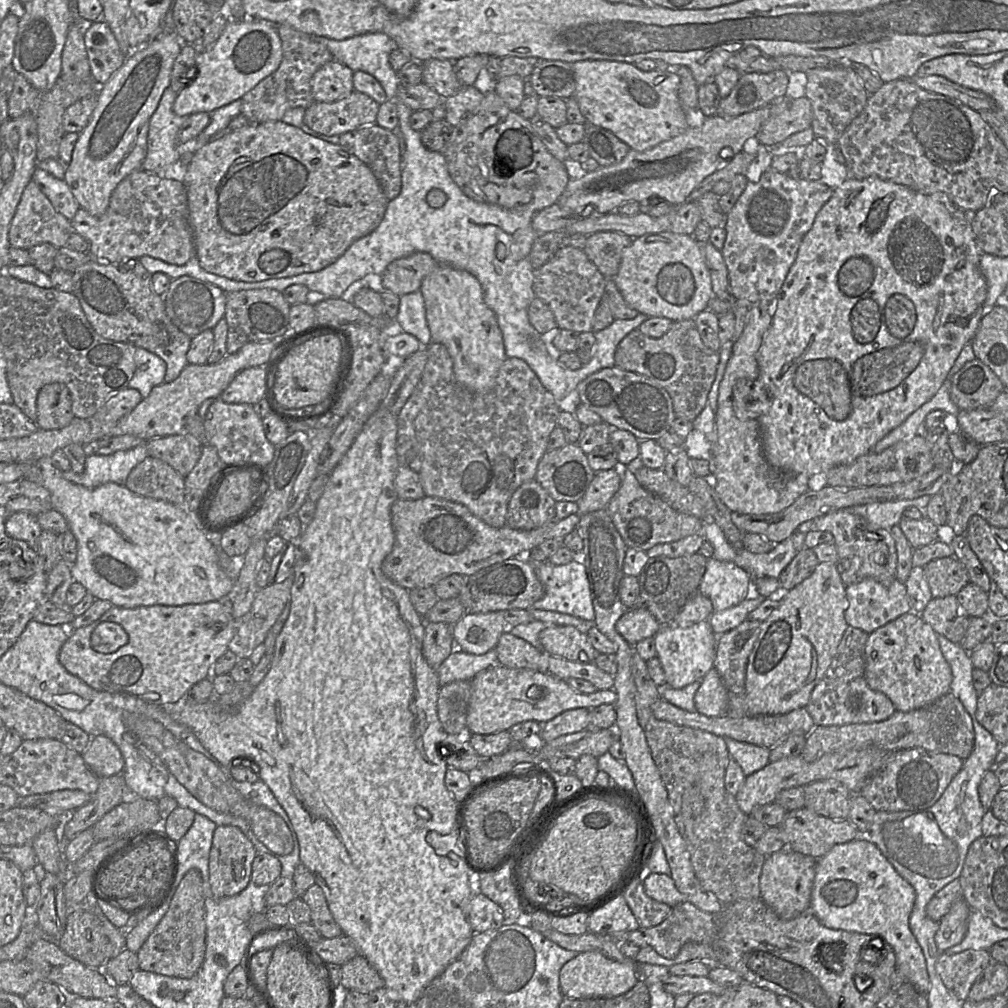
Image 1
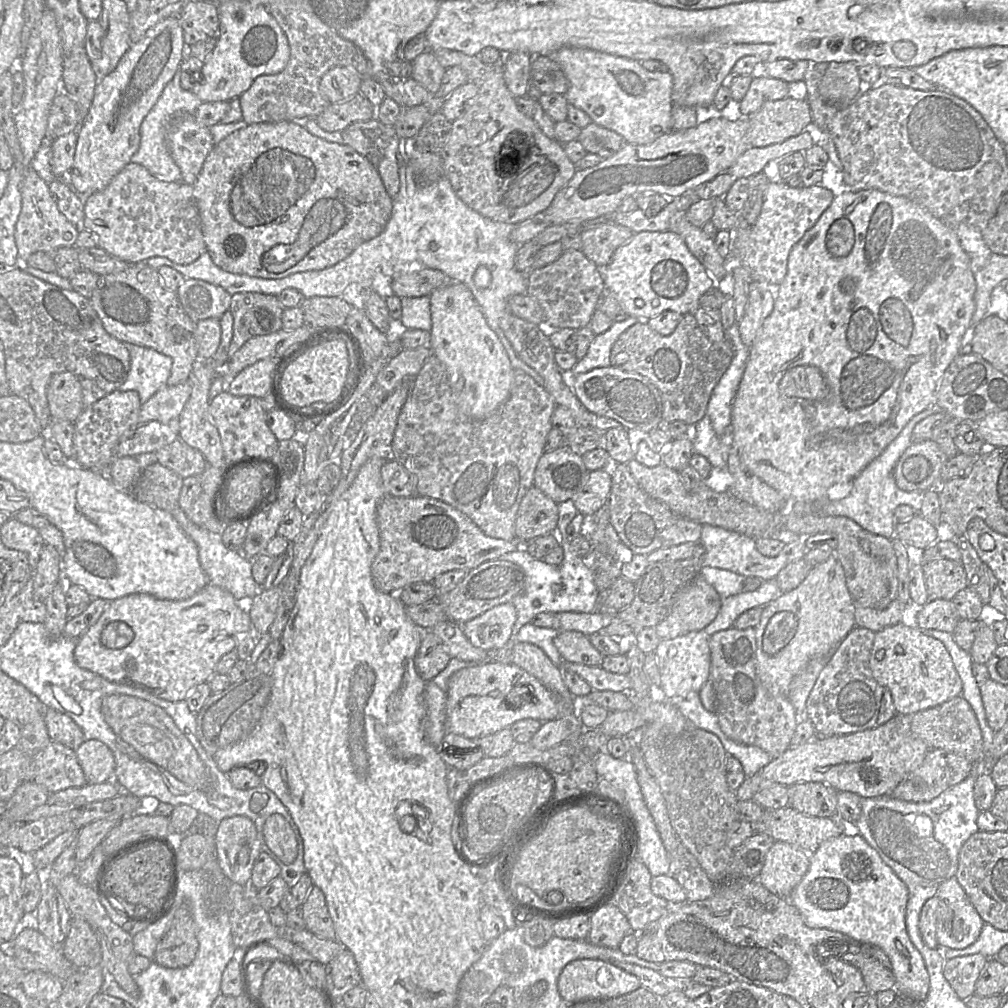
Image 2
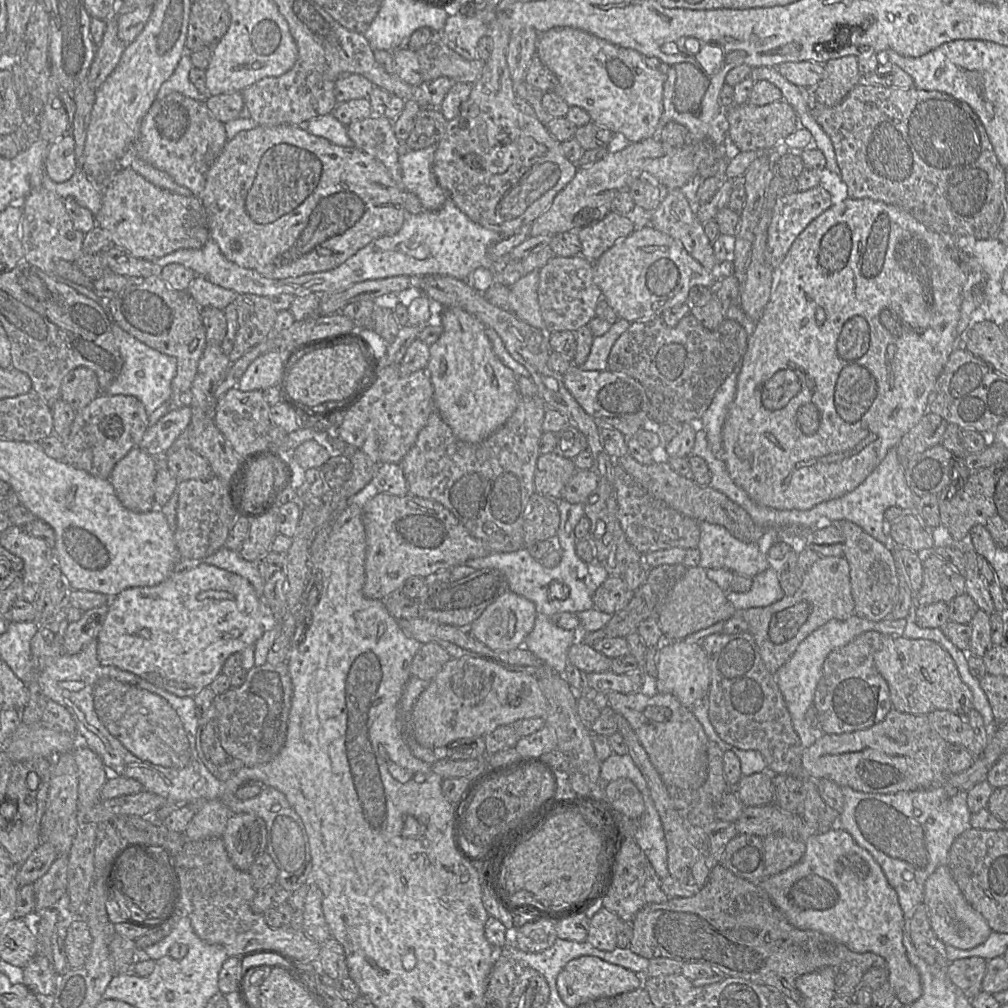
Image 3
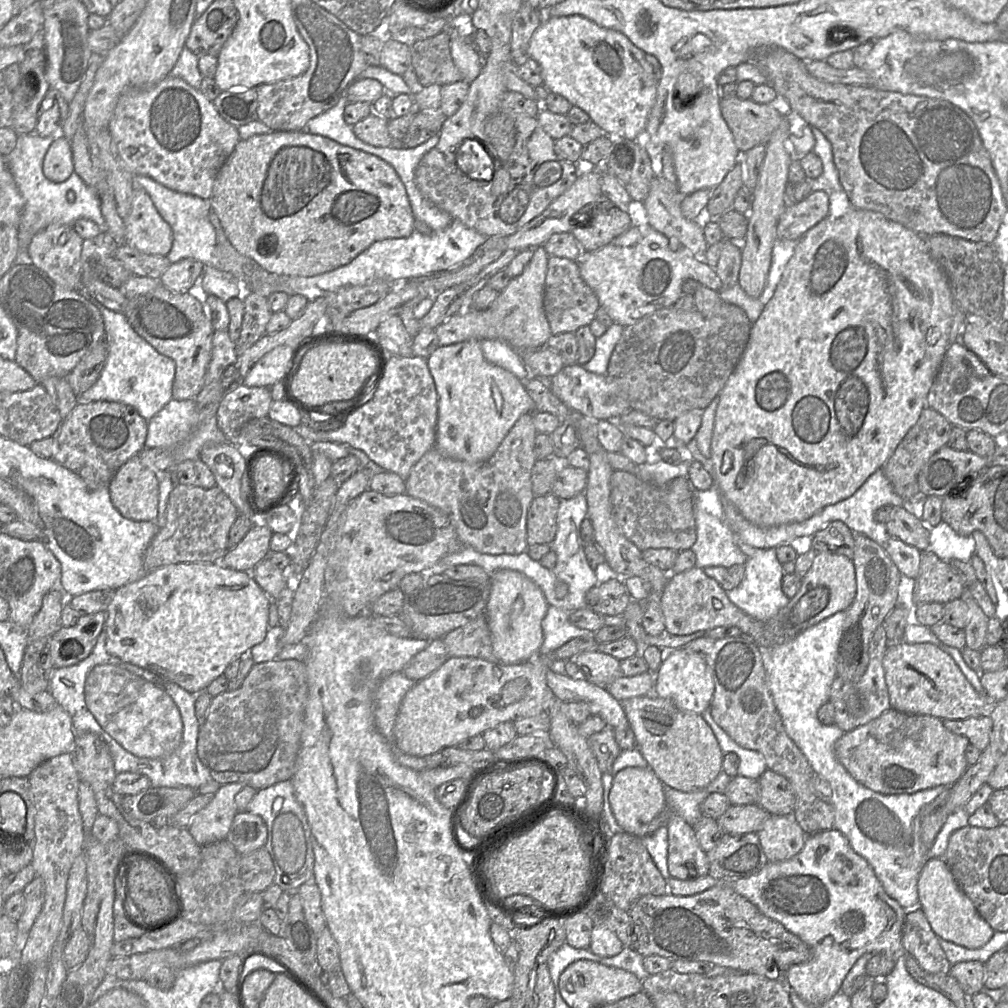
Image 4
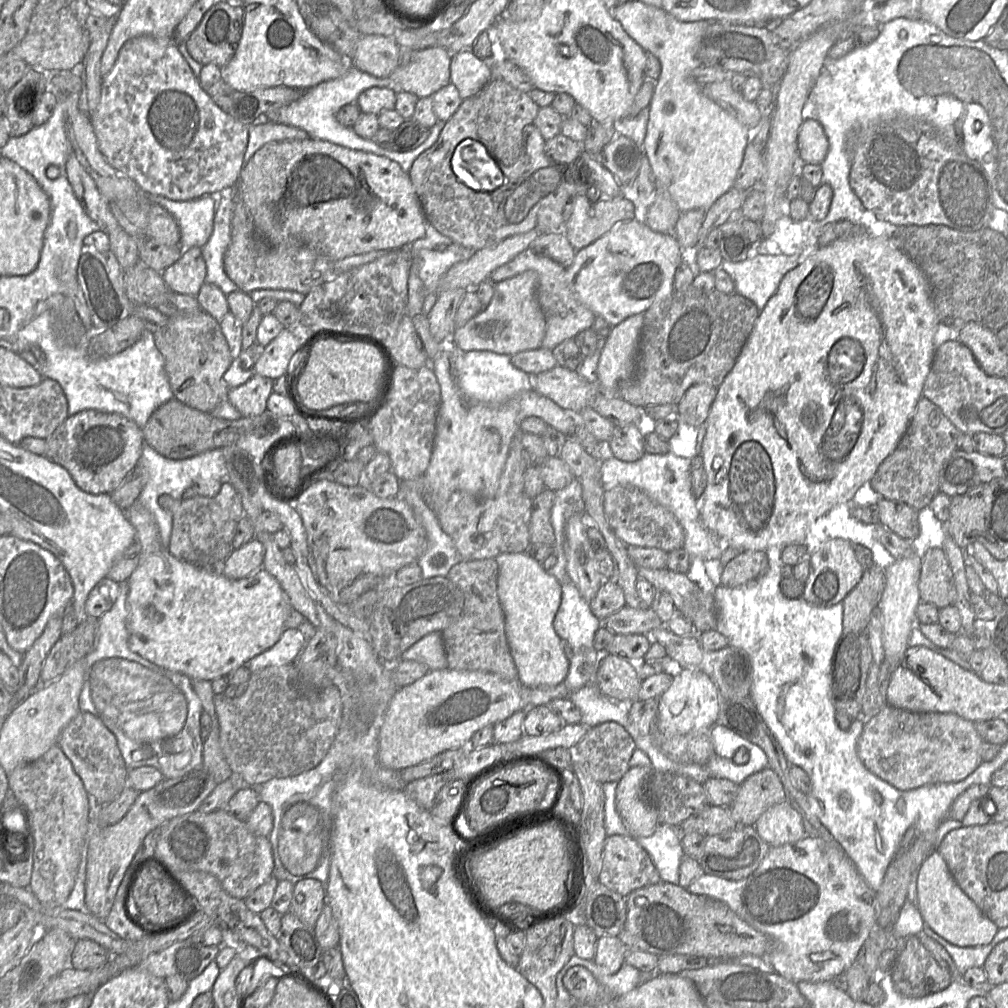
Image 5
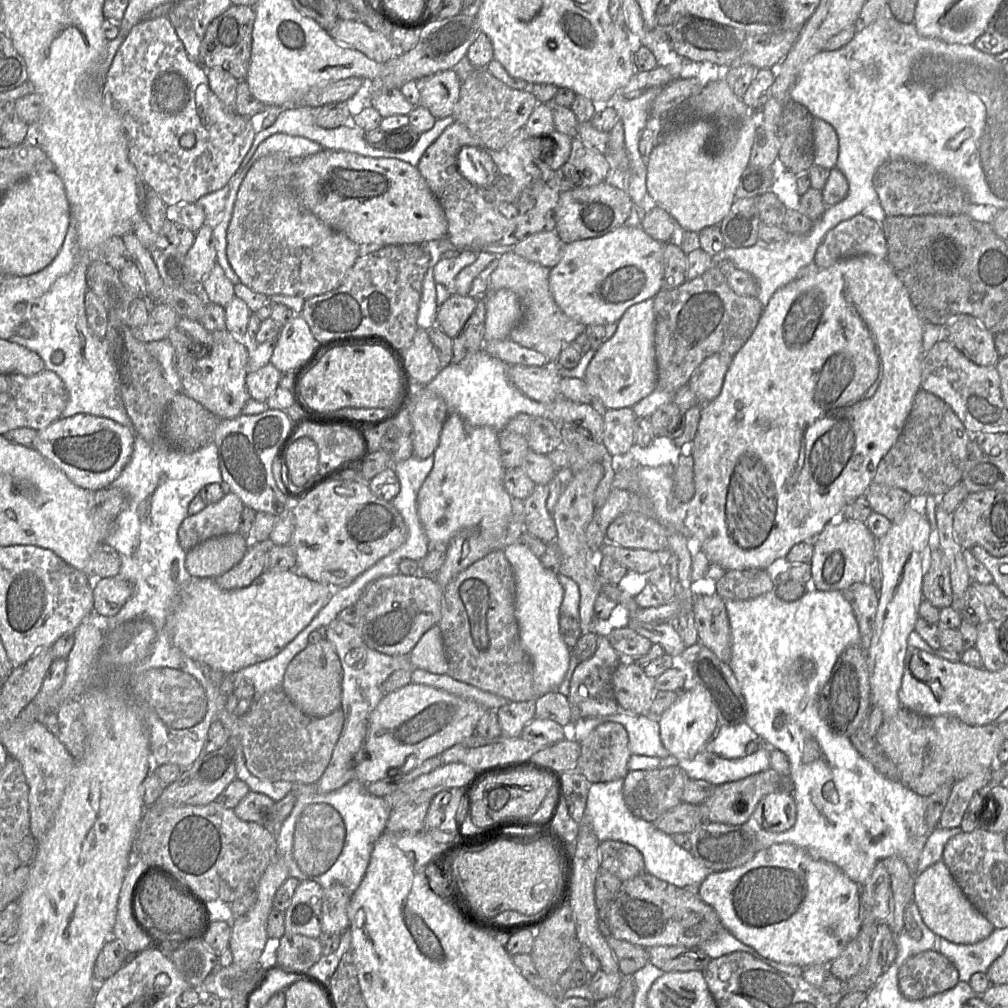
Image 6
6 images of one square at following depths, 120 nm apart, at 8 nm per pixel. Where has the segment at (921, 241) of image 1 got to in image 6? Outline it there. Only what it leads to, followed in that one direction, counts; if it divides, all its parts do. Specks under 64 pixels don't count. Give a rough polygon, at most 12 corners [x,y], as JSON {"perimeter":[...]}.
{"perimeter":[[887,259],[772,295],[702,406],[684,522],[769,569],[921,389]]}

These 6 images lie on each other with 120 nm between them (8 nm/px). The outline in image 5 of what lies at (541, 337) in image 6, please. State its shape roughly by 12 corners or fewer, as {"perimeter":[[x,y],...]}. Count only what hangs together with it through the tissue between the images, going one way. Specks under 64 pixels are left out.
{"perimeter":[[526,249],[496,268],[498,283],[528,270],[552,350],[591,327],[594,313],[569,286],[566,269]]}

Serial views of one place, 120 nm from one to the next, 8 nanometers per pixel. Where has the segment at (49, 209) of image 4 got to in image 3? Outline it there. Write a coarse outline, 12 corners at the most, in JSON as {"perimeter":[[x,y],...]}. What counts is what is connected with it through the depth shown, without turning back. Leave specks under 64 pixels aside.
{"perimeter":[[80,167],[69,180],[53,182],[44,170],[42,186],[62,200],[75,199],[94,216],[100,189]]}

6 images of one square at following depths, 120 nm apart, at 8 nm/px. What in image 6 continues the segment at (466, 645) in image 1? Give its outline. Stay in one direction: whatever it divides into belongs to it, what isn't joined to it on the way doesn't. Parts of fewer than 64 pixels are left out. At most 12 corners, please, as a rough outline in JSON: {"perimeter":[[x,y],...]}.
{"perimeter":[[528,547],[504,549],[537,696],[556,691],[571,649],[564,589]]}

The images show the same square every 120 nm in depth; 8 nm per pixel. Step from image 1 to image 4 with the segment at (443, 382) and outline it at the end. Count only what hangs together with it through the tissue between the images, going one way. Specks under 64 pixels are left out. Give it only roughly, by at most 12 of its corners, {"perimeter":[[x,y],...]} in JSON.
{"perimeter":[[519,417],[469,463],[435,448],[406,493],[466,547],[527,551],[537,431]]}

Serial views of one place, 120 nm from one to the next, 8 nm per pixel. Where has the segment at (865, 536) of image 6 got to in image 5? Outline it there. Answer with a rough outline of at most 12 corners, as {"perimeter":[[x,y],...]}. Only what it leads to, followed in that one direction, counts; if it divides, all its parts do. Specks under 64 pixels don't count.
{"perimeter":[[849,540],[826,541],[810,556],[802,598],[843,601],[864,568]]}

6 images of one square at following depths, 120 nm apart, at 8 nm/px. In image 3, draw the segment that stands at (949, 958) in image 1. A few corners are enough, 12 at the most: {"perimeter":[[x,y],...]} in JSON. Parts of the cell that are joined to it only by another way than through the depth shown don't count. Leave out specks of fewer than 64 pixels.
{"perimeter":[[987,960],[949,962],[951,982],[972,999],[982,991]]}

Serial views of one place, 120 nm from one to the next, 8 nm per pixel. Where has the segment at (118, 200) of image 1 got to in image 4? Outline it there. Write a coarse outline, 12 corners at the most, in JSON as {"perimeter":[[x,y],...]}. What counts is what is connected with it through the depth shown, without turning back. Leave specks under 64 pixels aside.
{"perimeter":[[136,187],[125,244],[167,256],[169,224],[149,194]]}

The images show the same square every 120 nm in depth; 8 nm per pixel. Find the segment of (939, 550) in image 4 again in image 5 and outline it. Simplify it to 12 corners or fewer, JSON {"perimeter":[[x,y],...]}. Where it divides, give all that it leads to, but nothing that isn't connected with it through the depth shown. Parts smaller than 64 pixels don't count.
{"perimeter":[[929,506],[918,511],[919,534],[911,541],[921,555],[942,548],[947,523],[936,518]]}

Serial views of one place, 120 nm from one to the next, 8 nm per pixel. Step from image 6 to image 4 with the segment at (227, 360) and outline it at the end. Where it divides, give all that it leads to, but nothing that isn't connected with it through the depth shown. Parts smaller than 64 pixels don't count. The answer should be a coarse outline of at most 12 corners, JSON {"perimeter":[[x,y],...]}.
{"perimeter":[[160,284],[122,313],[174,360],[173,398],[205,386],[215,332],[202,295]]}

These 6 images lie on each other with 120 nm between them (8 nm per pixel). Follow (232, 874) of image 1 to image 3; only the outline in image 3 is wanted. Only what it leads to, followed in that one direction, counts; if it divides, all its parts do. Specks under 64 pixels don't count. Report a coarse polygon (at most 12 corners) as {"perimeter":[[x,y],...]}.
{"perimeter":[[232,814],[221,838],[232,864],[248,872],[266,850],[262,818]]}

